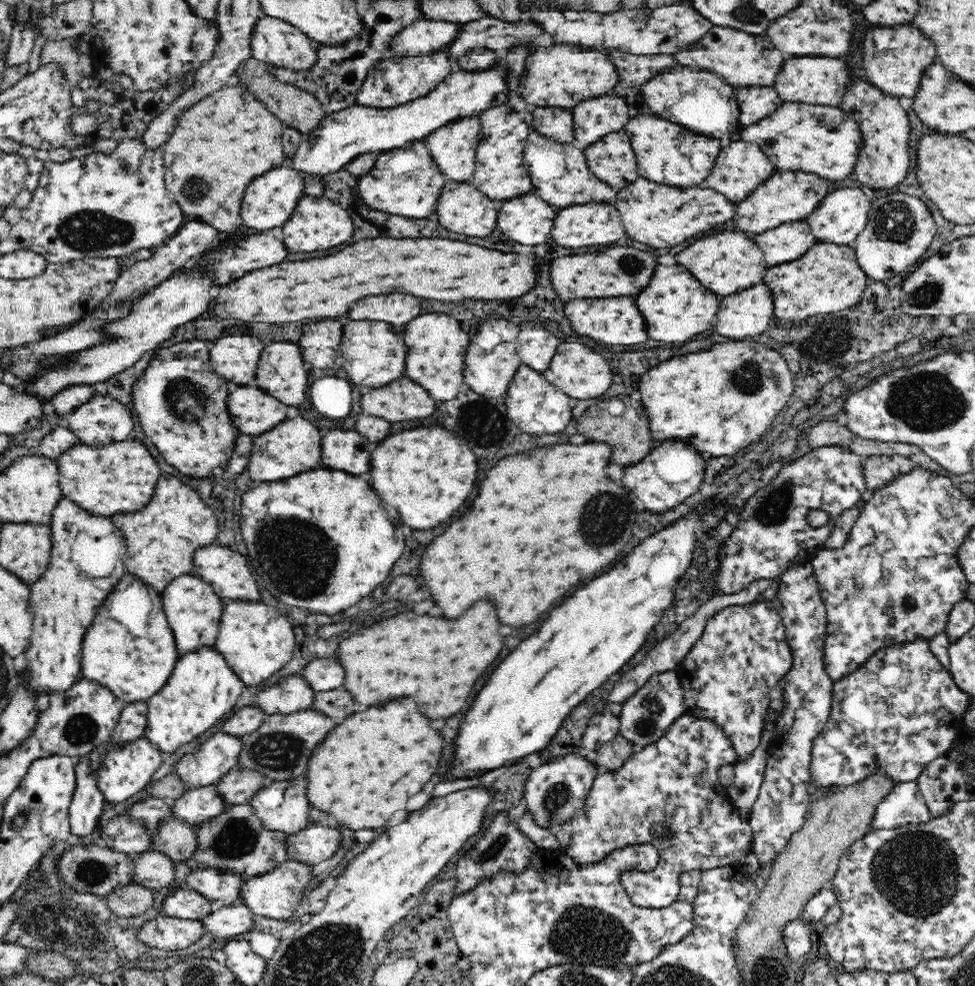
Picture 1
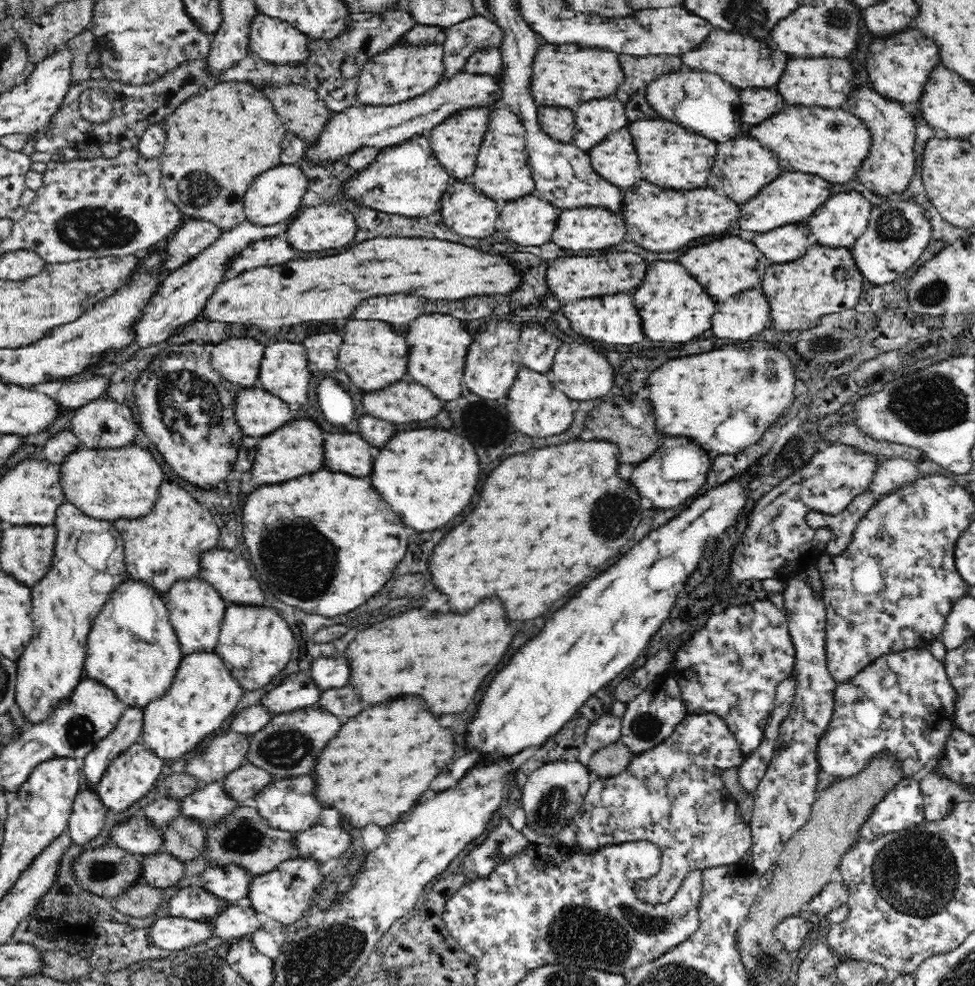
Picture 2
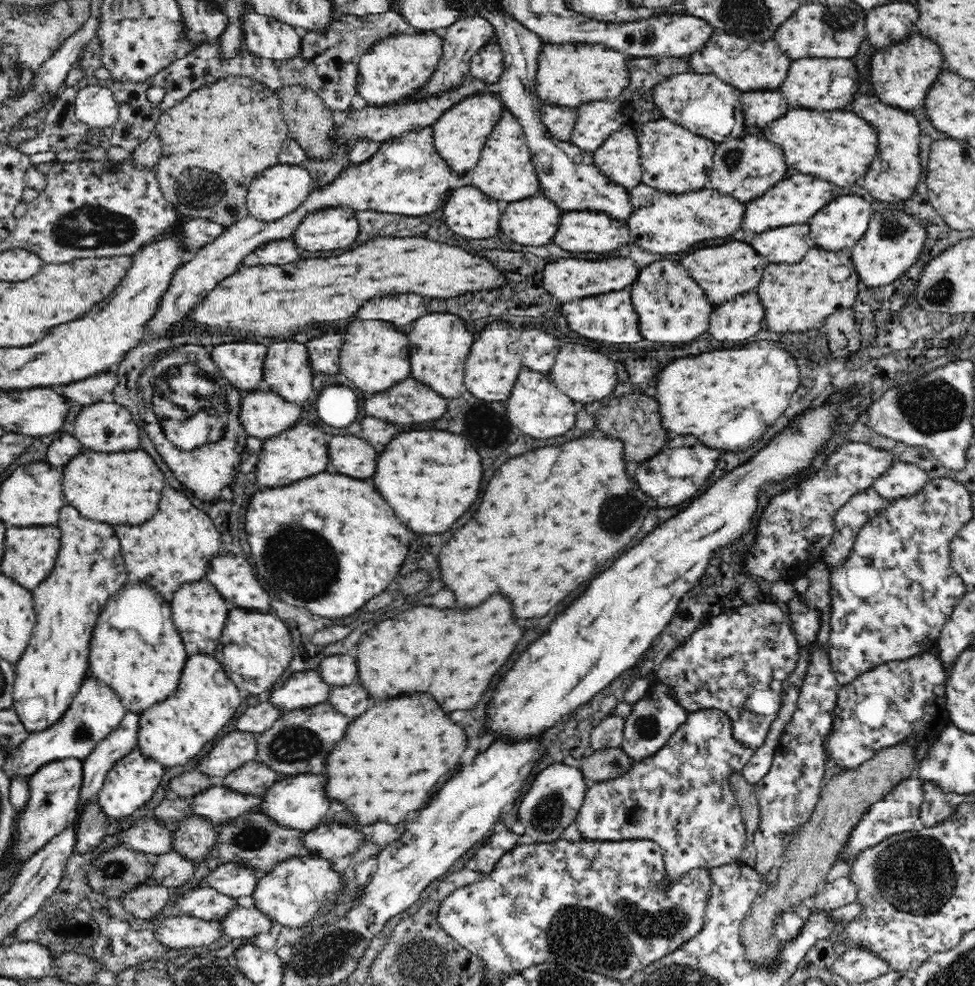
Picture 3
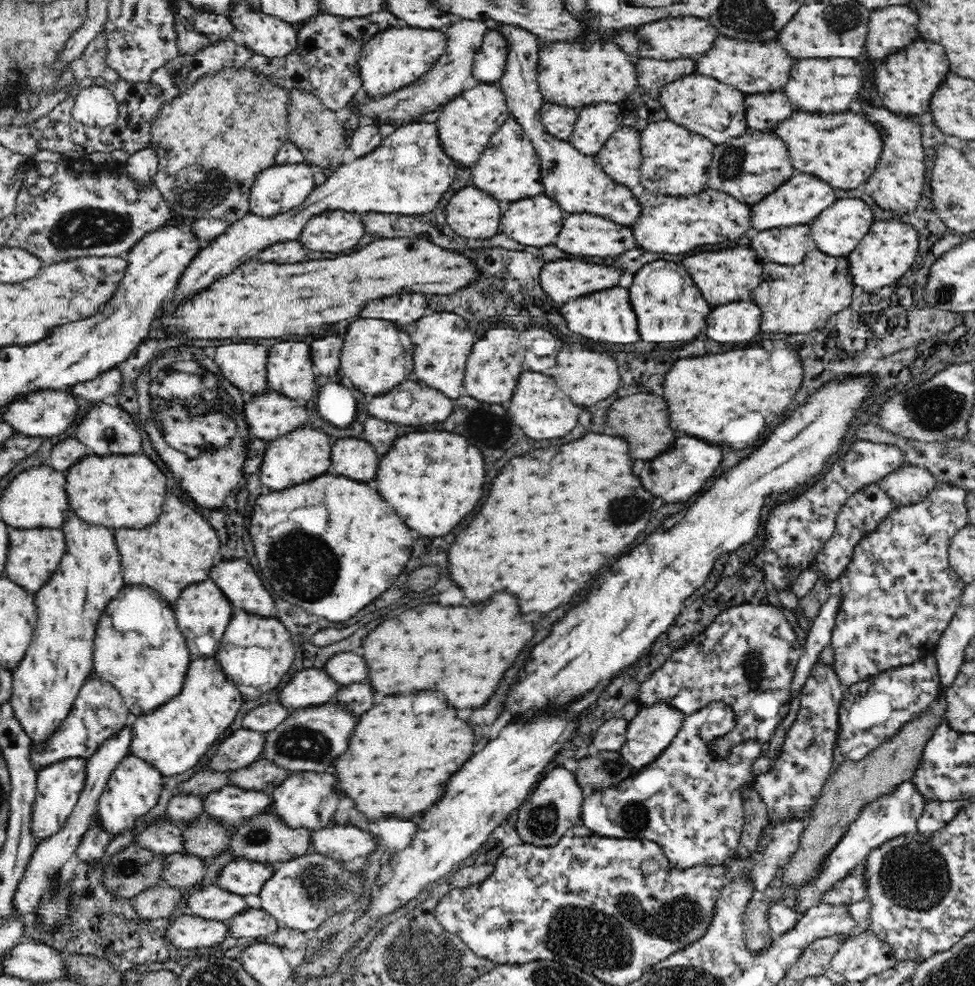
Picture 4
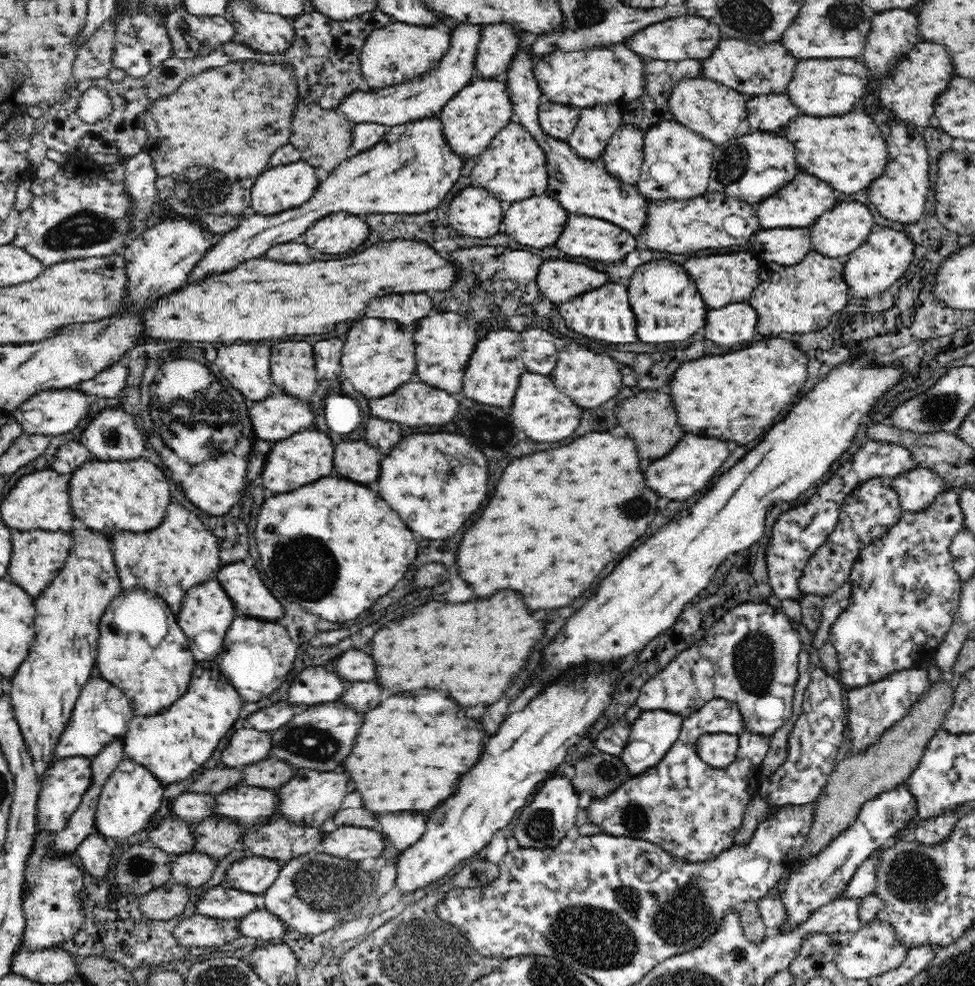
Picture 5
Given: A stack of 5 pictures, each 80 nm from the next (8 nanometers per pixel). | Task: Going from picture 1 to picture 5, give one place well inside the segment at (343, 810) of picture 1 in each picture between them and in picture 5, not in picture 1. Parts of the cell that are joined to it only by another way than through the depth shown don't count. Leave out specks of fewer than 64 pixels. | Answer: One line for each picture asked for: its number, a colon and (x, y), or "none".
2: (379, 762)
3: (389, 758)
4: (400, 753)
5: (409, 751)

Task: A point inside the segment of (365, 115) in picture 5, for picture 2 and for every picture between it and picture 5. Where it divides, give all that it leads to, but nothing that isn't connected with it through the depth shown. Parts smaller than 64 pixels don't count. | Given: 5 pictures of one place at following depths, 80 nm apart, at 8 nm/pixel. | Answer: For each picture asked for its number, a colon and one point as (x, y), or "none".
2: (478, 33)
3: (465, 37)
4: (464, 37)

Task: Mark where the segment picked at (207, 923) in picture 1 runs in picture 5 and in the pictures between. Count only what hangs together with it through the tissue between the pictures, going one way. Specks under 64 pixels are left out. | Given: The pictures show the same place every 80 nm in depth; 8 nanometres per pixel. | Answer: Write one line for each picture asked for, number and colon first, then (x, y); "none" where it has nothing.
2: (233, 921)
3: (243, 923)
4: (250, 923)
5: (260, 924)

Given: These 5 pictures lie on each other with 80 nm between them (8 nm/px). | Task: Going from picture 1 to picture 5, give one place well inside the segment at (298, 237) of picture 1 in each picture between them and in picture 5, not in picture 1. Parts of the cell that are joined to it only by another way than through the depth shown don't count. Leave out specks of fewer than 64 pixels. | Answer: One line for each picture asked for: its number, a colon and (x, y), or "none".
2: (328, 225)
3: (329, 227)
4: (334, 230)
5: (339, 232)

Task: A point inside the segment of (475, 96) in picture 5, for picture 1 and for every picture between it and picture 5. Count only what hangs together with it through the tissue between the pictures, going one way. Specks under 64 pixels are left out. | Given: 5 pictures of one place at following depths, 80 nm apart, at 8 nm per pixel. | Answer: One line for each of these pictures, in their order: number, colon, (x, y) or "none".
1: (453, 147)
2: (455, 143)
3: (459, 136)
4: (464, 125)

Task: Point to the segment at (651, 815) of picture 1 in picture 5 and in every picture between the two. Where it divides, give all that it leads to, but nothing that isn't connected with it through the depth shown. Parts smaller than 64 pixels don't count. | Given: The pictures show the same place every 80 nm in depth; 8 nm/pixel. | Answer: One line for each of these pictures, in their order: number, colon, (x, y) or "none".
2: (671, 795)
3: (678, 797)
4: (686, 800)
5: (693, 811)

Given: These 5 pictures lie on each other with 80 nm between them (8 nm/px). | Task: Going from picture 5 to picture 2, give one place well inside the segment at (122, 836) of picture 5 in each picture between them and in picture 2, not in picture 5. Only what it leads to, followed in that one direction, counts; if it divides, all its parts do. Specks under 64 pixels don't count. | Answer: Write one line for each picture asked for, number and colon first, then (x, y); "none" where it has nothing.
2: (128, 777)
3: (130, 783)
4: (134, 786)

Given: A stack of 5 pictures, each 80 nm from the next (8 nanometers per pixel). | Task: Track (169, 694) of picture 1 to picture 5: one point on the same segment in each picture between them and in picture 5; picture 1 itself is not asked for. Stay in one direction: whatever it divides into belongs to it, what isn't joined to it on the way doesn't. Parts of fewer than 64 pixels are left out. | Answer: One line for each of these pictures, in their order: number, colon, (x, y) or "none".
2: (203, 692)
3: (174, 730)
4: (173, 736)
5: (178, 739)

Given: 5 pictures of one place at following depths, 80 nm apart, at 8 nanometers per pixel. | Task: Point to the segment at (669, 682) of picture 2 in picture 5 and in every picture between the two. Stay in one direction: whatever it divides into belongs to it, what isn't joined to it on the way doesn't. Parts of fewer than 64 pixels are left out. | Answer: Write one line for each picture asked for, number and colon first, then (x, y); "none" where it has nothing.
3: (652, 720)
4: (651, 730)
5: (654, 731)

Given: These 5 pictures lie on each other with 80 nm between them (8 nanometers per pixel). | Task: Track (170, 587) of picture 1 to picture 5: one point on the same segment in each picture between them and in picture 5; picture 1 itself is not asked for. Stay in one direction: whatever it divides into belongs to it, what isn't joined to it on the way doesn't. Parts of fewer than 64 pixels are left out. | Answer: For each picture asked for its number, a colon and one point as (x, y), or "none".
2: (196, 611)
3: (199, 612)
4: (202, 611)
5: (205, 614)

